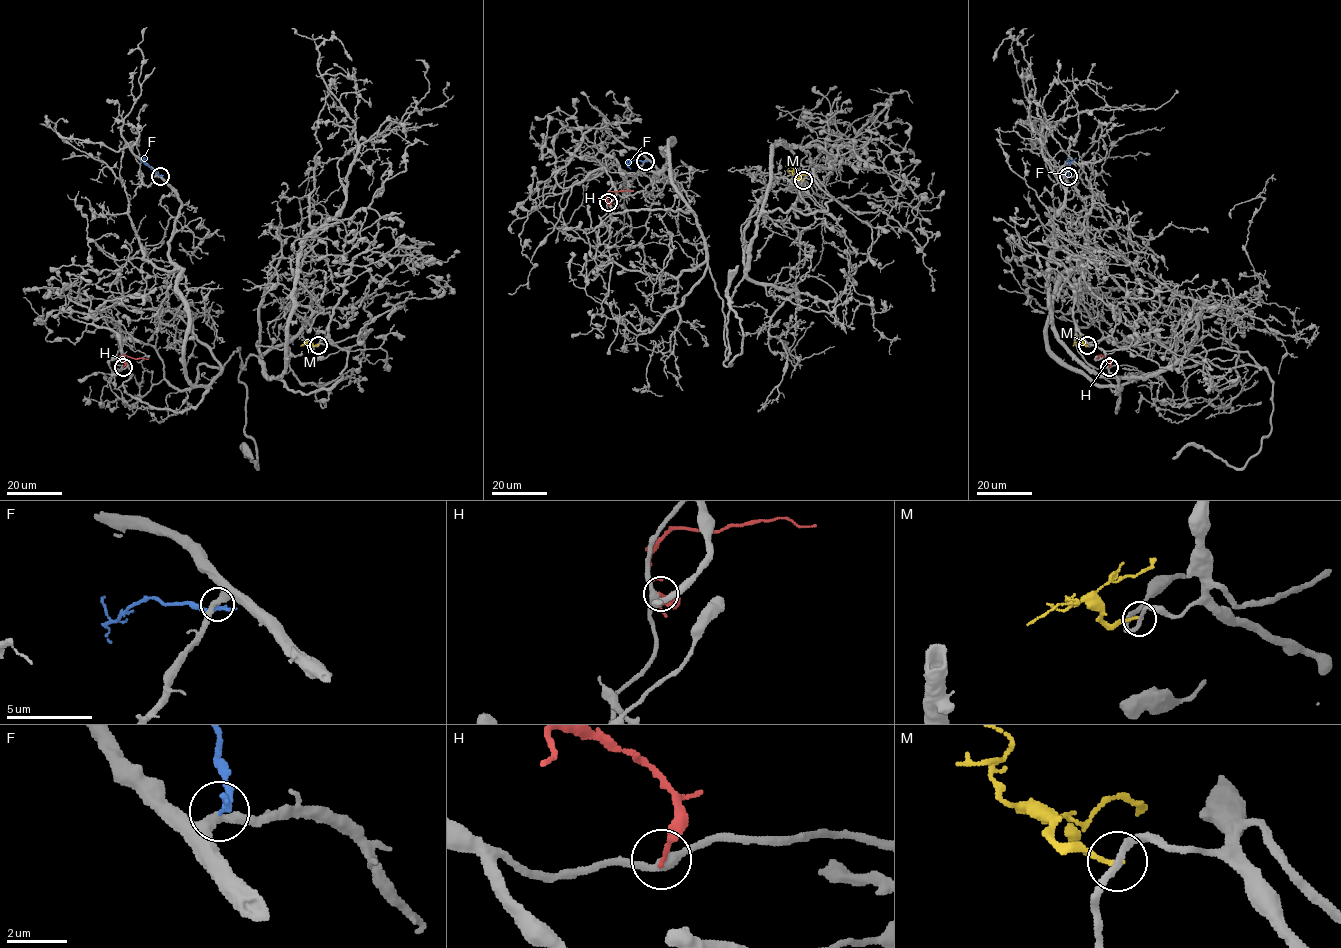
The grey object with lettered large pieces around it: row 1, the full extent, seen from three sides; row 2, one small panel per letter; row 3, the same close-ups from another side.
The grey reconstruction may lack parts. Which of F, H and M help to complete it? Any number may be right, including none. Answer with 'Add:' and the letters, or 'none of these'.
Add: F

